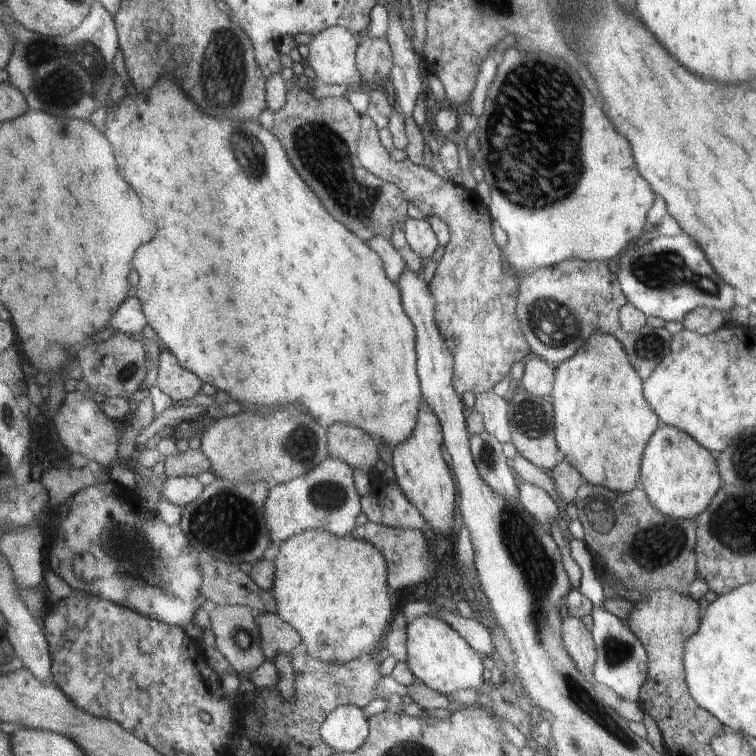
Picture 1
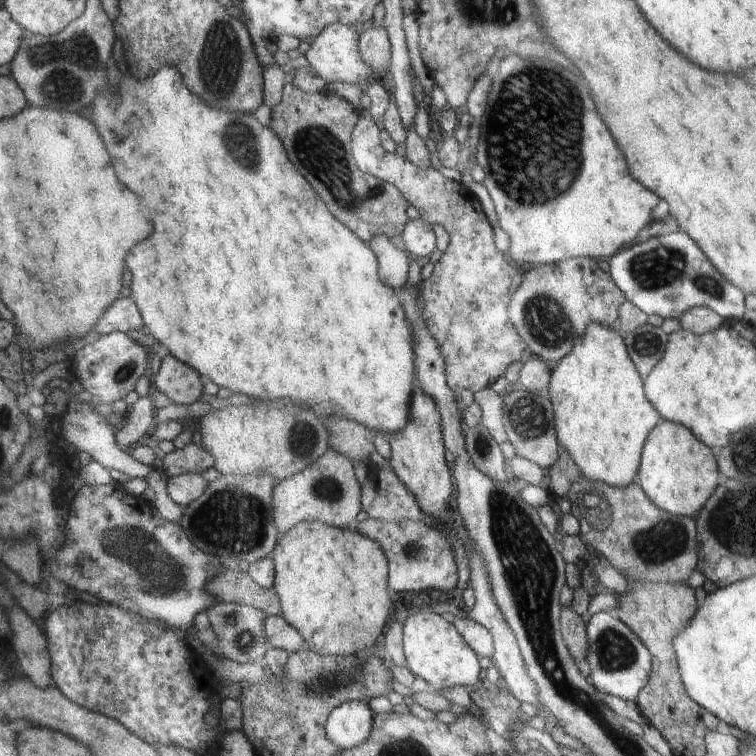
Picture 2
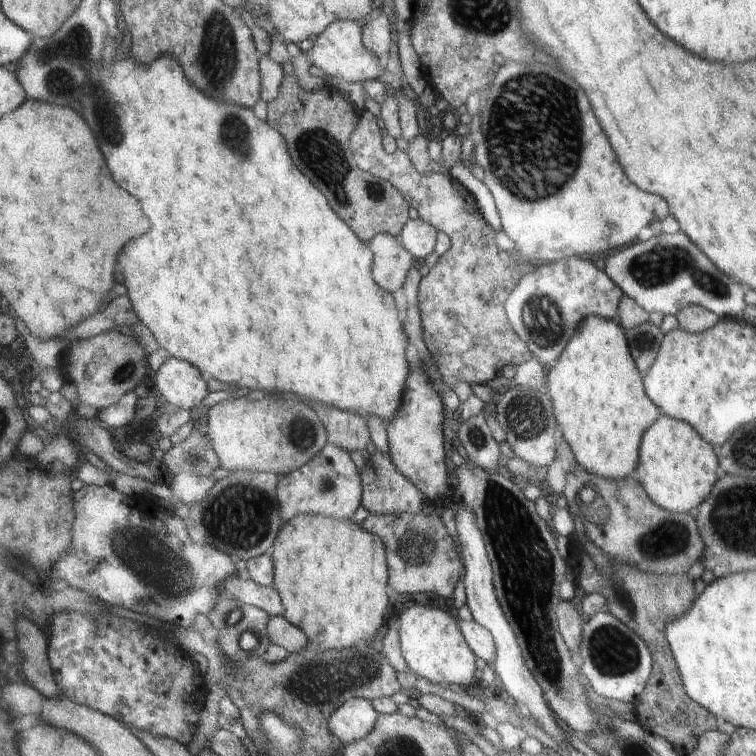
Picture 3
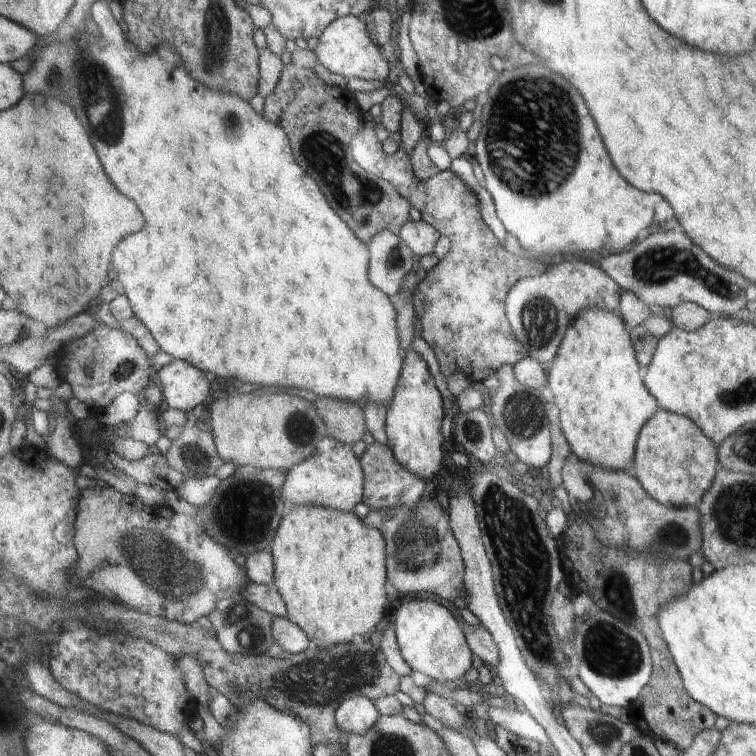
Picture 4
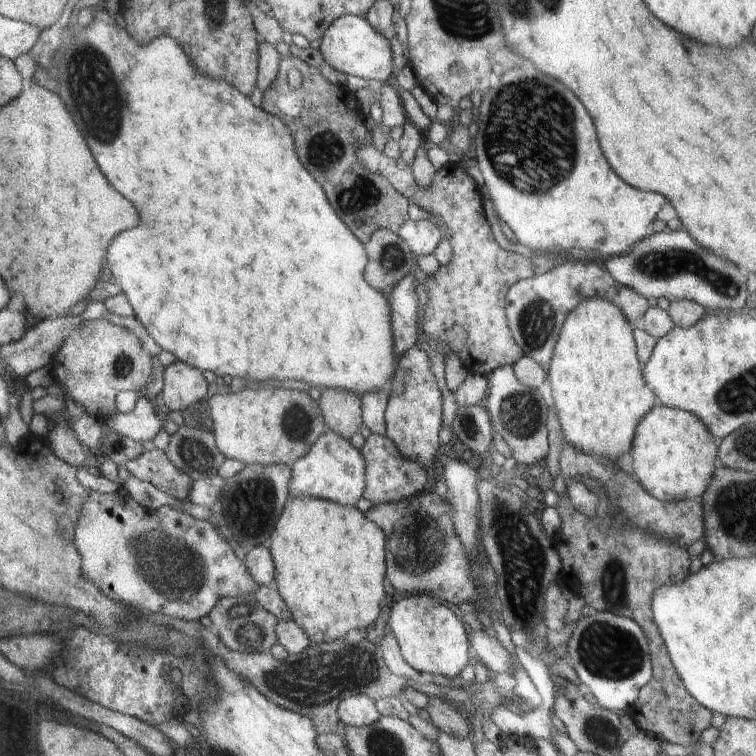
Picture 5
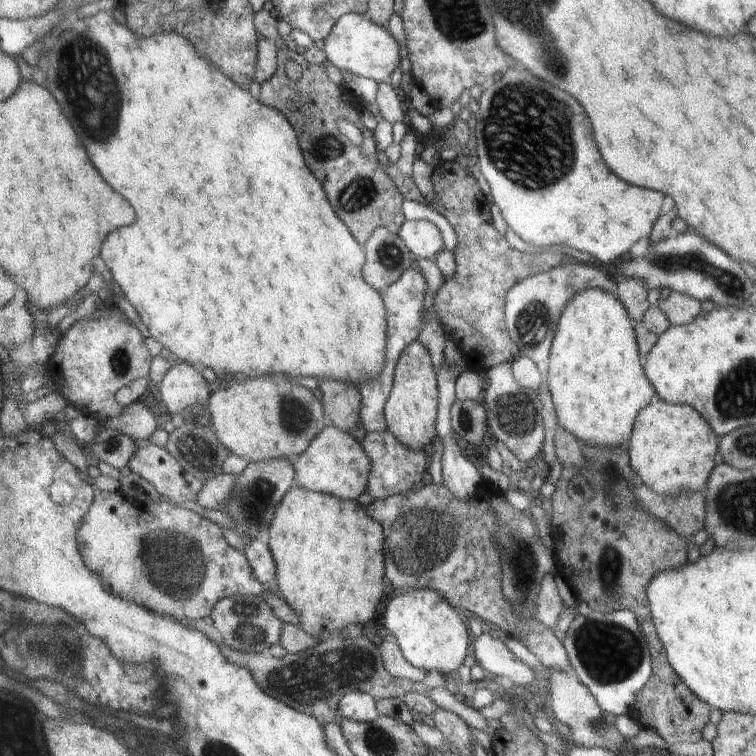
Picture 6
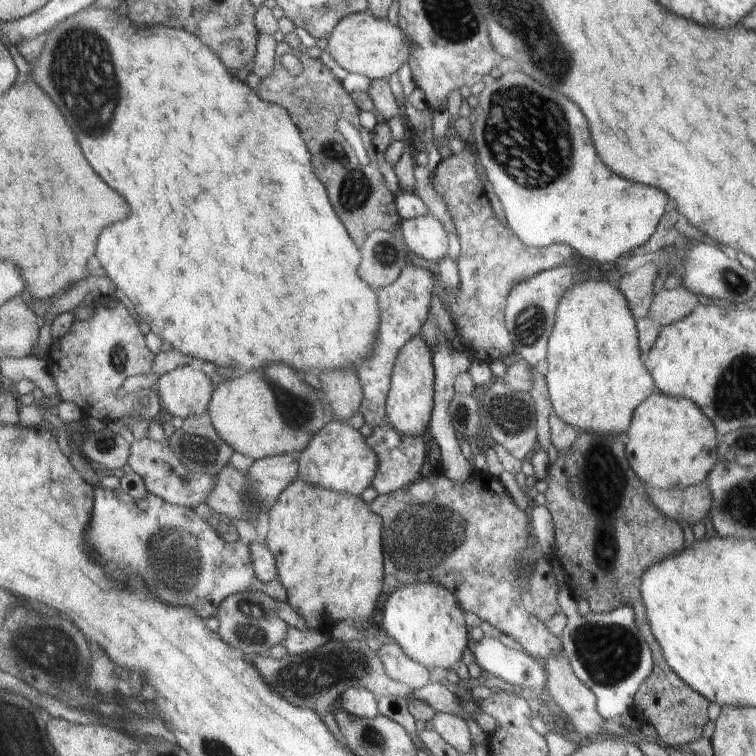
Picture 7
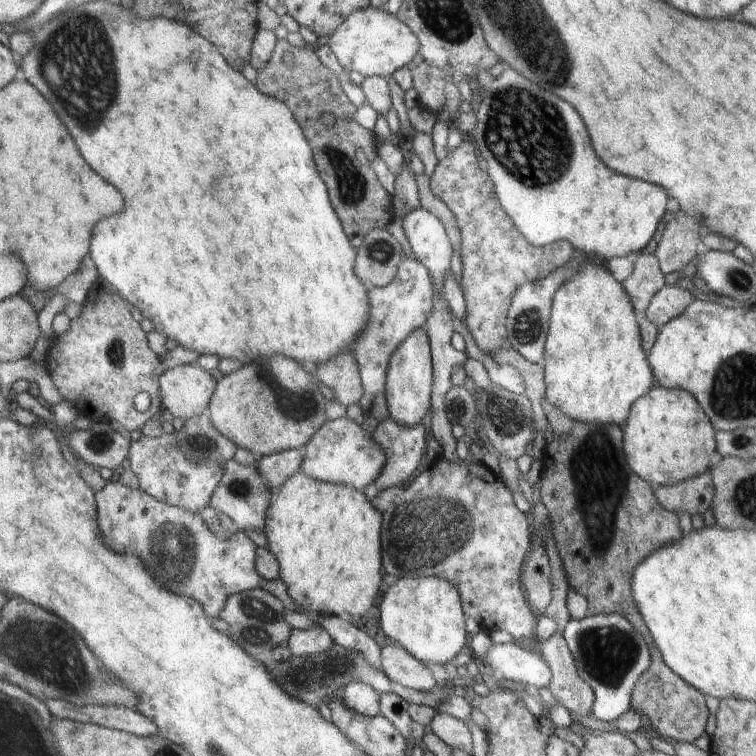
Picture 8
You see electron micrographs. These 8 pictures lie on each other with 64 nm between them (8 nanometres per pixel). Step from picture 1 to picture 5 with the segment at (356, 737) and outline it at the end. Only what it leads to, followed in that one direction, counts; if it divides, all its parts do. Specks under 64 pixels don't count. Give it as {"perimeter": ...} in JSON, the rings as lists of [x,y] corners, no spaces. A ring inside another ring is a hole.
{"perimeter":[[[356,694],[356,696],[344,698],[337,706],[337,717],[341,727],[345,725],[364,728],[364,726],[376,723],[381,715],[376,702],[366,694]]]}

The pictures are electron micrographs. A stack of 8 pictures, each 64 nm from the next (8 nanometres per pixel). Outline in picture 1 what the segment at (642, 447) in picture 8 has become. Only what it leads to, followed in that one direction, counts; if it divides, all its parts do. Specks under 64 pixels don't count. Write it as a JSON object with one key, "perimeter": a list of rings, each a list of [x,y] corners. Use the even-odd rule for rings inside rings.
{"perimeter":[[[662,426],[654,432],[654,440],[646,448],[646,460],[642,460],[642,488],[650,492],[650,500],[658,504],[658,512],[664,516],[695,521],[722,486],[716,461],[690,434],[674,426]]]}

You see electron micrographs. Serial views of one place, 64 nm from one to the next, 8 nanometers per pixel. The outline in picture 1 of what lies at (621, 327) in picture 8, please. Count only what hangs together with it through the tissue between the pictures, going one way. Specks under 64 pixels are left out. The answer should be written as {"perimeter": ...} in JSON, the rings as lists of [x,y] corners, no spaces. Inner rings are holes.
{"perimeter":[[[598,330],[594,332],[594,336],[590,336],[581,350],[582,352],[578,351],[570,360],[566,360],[566,364],[560,364],[554,372],[556,376],[551,399],[554,402],[554,416],[557,418],[558,448],[562,449],[570,466],[576,468],[588,484],[626,494],[636,486],[642,450],[652,432],[658,428],[658,416],[652,412],[642,396],[642,380],[637,369],[632,368],[633,364],[630,364],[621,338]]]}

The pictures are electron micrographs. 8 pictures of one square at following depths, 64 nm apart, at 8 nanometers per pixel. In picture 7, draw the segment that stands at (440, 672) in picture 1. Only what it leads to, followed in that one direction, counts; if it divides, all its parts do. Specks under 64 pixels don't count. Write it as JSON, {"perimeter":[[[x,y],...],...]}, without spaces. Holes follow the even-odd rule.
{"perimeter":[[[416,583],[396,588],[382,612],[385,637],[392,638],[416,664],[424,668],[454,668],[468,646],[468,632],[452,592],[435,583]]]}

